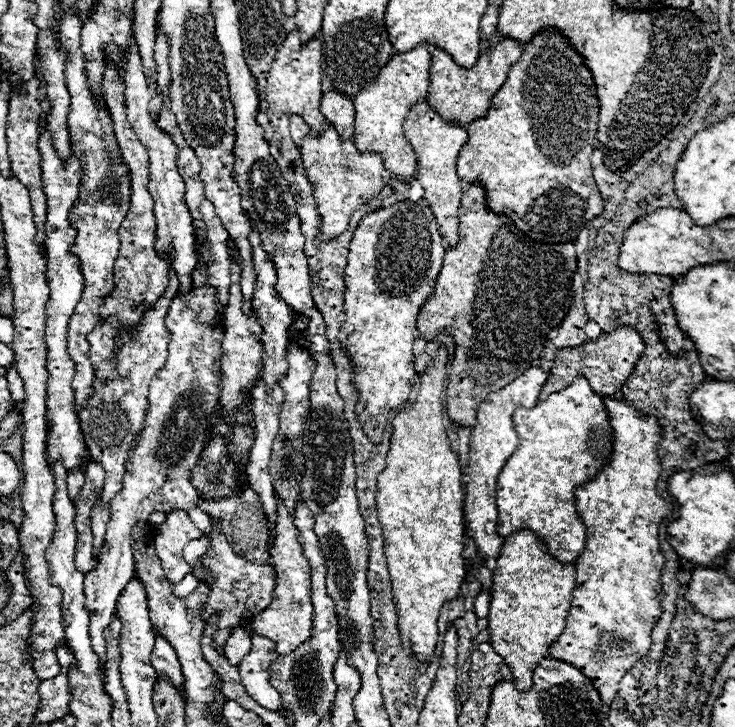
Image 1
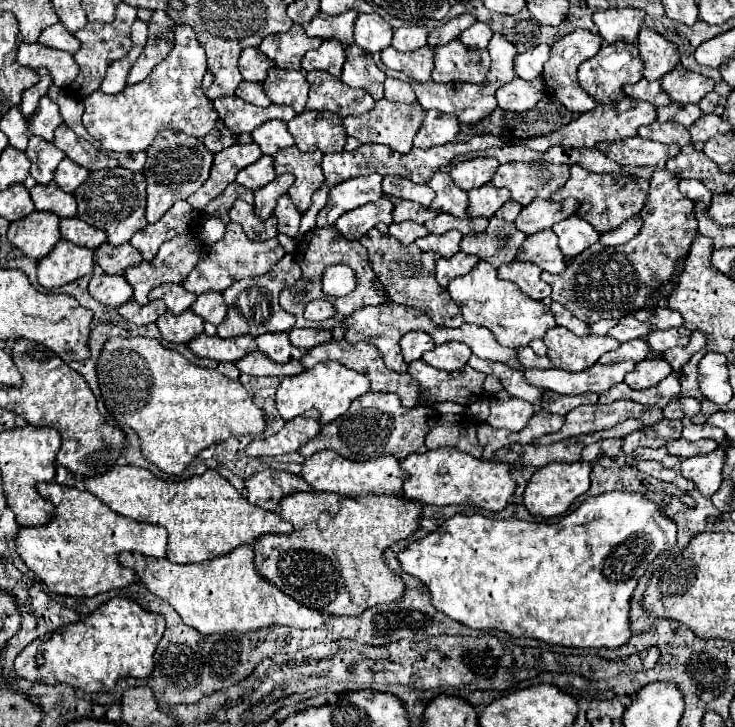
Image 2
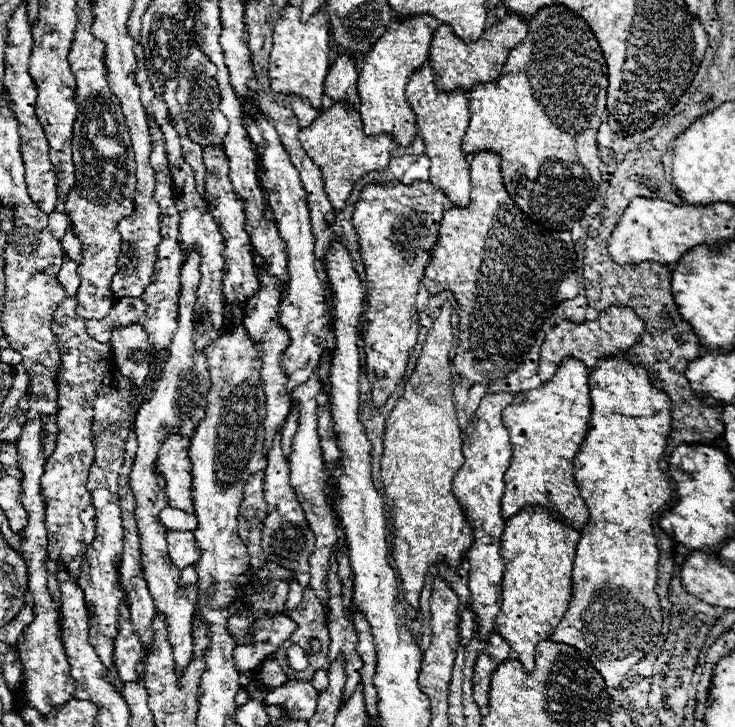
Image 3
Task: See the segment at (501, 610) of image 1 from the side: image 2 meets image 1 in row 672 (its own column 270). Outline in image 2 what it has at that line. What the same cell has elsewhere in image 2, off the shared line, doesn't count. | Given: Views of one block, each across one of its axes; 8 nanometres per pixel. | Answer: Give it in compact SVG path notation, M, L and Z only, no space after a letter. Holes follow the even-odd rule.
M112 466L102 476L92 476L82 480L86 490L100 498L110 510L120 516L150 522L164 526L168 530L168 548L166 558L176 564L190 564L190 562L204 562L222 554L228 554L236 546L252 544L262 534L288 534L292 530L290 522L284 522L278 514L266 512L254 504L250 504L228 480L224 480L216 470L206 470L202 476L190 476L186 480L162 480L156 478L150 470L136 468L136 466Z

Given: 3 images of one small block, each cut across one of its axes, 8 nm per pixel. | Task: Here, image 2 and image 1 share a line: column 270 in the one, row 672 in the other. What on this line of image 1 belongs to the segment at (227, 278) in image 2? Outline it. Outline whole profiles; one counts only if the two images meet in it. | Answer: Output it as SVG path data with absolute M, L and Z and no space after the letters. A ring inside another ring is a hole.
M252 636L252 650L242 658L238 666L240 678L248 694L252 694L252 698L268 710L274 710L282 702L278 690L272 688L270 674L268 674L270 662L274 662L276 656L278 654L274 652L274 642Z

